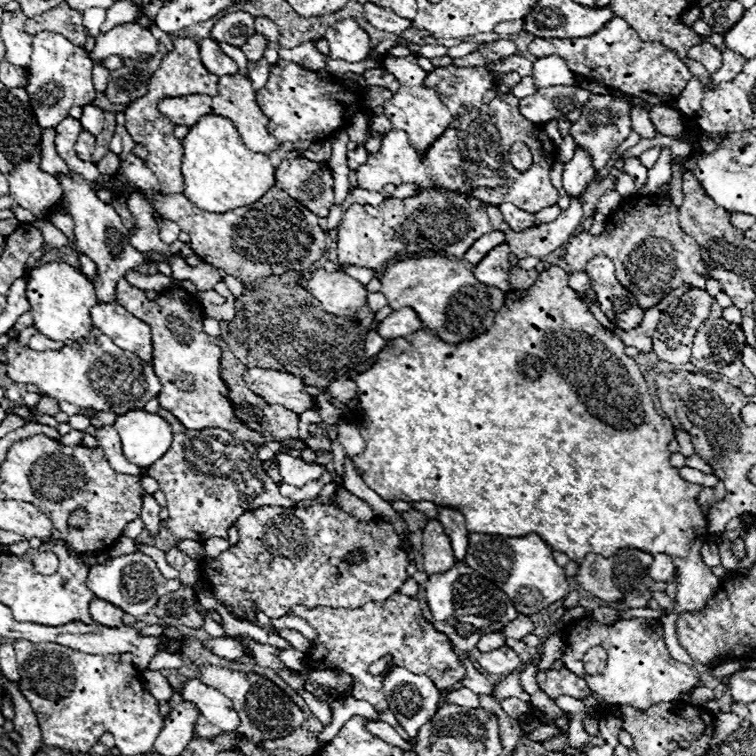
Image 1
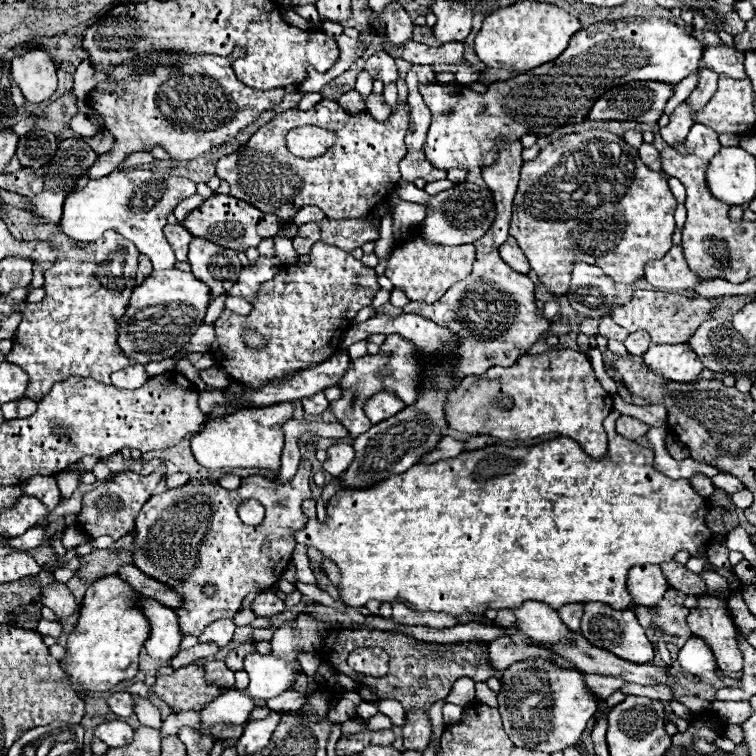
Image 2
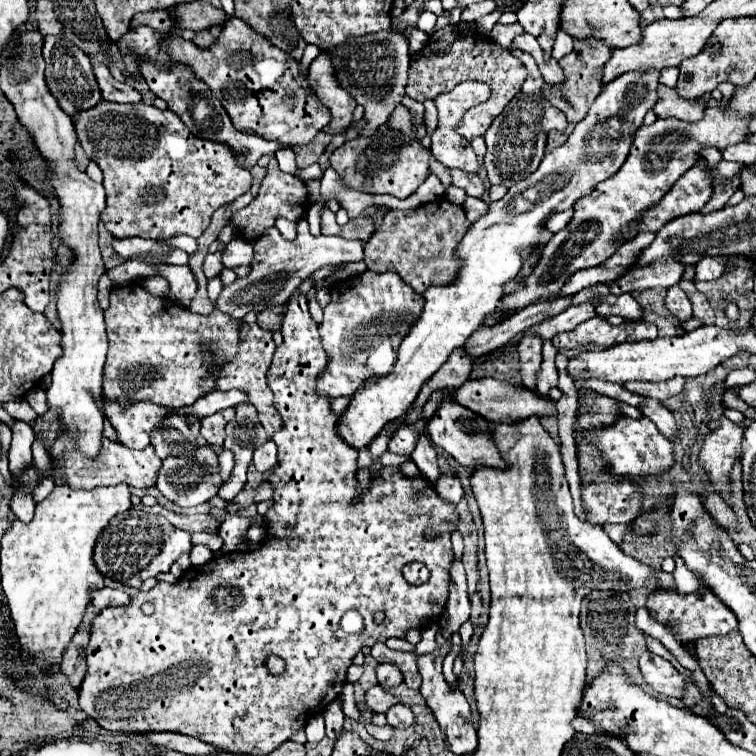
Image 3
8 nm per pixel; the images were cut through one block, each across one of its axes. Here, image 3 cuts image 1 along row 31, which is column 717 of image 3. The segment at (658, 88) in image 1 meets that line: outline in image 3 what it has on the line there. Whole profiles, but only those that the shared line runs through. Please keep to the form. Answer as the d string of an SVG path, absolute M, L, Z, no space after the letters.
M700 586L700 592L690 594L690 596L680 596L674 590L656 590L650 594L646 608L648 608L650 616L662 624L666 624L670 620L678 622L676 640L682 644L696 642L698 638L704 638L708 634L728 634L730 630L738 628L736 616L728 610L728 606L724 606L720 600L716 600L716 596L706 586Z

